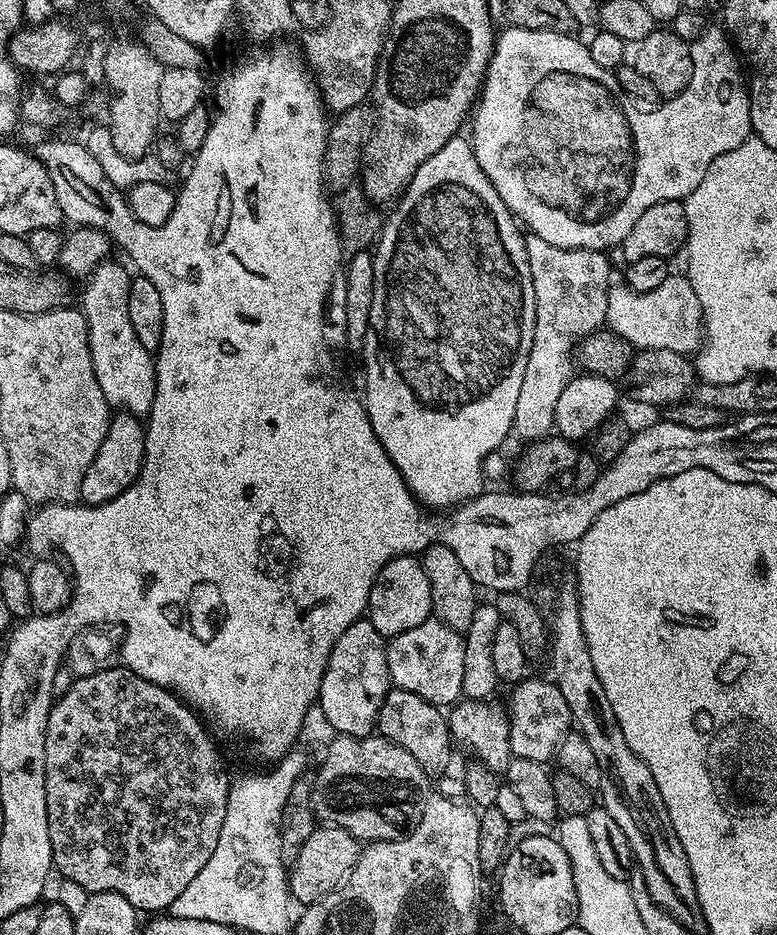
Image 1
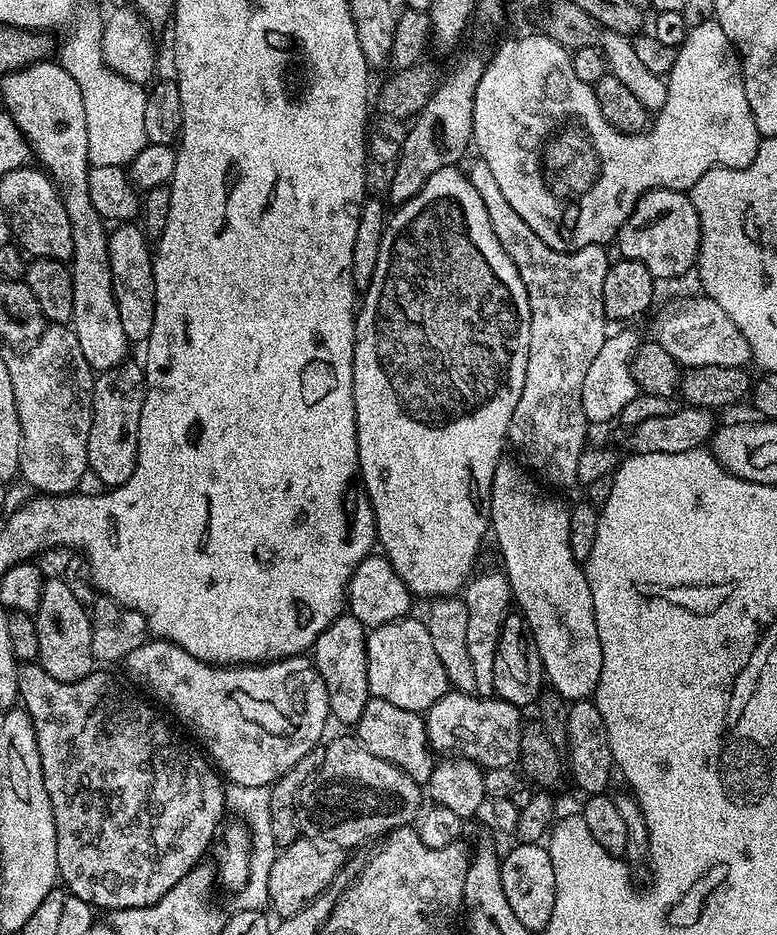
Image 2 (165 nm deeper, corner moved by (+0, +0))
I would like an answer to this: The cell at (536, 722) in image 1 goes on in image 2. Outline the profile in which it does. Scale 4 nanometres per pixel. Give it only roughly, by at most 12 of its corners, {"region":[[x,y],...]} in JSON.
{"region":[[450,690],[426,713],[433,753],[520,758],[521,709]]}

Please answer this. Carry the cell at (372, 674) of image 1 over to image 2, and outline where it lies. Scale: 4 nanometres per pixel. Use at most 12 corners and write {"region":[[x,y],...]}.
{"region":[[342,614],[316,639],[328,710],[354,726],[366,710],[364,624]]}

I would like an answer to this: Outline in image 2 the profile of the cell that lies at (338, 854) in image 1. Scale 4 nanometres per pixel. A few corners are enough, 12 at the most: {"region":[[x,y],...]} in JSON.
{"region":[[299,839],[270,866],[267,903],[293,916],[341,875],[345,849]]}

